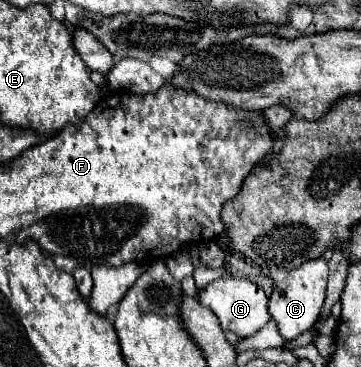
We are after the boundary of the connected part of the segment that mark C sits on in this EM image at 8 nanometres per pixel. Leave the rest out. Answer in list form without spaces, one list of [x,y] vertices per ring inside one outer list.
[[[312,259],[306,261],[304,265],[300,265],[298,269],[290,271],[288,277],[280,283],[276,283],[272,295],[270,295],[270,303],[268,303],[268,311],[278,327],[278,333],[282,335],[282,339],[292,341],[298,335],[310,331],[314,327],[314,323],[320,317],[320,307],[324,305],[324,295],[326,295],[326,277],[328,277],[328,265],[326,259]]]

